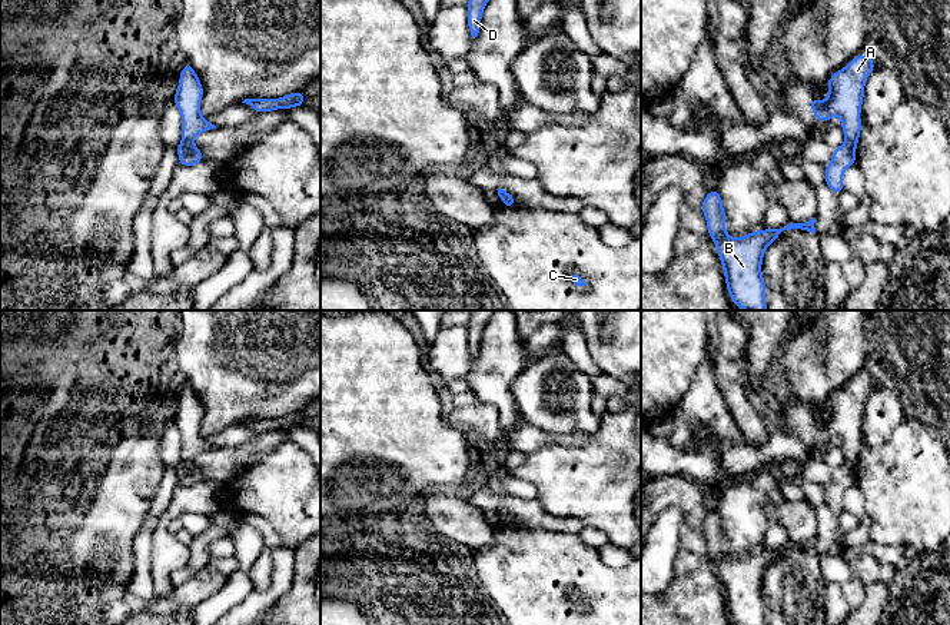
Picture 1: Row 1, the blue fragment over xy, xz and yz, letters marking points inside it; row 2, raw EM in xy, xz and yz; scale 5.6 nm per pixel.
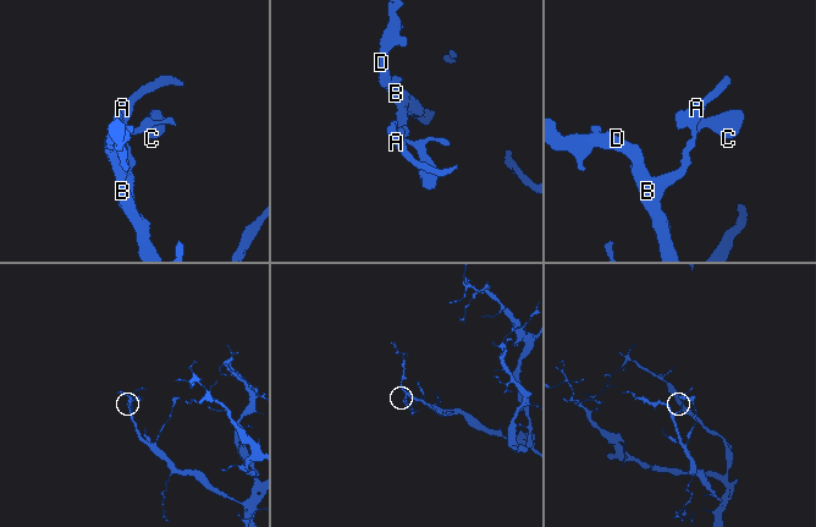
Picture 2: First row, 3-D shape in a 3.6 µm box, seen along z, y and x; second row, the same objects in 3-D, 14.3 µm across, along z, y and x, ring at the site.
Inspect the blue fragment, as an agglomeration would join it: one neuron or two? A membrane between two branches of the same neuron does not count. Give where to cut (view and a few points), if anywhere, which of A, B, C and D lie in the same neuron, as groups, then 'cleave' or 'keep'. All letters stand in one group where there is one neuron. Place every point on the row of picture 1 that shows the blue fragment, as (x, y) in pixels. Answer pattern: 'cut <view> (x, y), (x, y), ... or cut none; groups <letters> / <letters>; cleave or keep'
cut xy (182, 140), (192, 143); groups A C / B D; cleave

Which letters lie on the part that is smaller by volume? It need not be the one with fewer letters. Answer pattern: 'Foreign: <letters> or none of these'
Foreign: A, C

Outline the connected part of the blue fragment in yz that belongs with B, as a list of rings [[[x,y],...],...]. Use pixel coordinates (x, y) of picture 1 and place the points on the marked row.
[[[717,189],[707,193],[701,210],[707,219],[708,236],[717,246],[733,303],[745,310],[767,310],[765,283],[761,273],[765,249],[787,230],[814,233],[816,217],[803,223],[787,222],[778,229],[755,230],[734,239],[727,235],[725,212]]]

